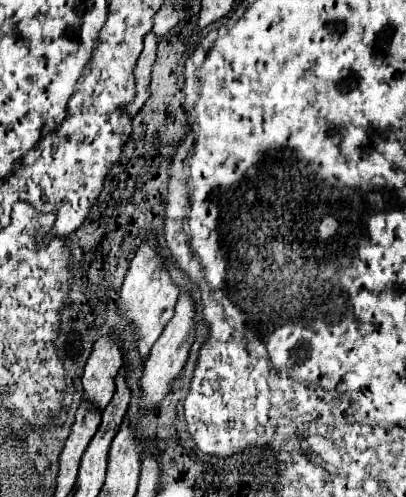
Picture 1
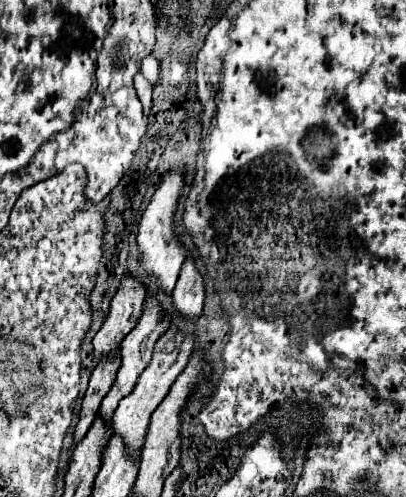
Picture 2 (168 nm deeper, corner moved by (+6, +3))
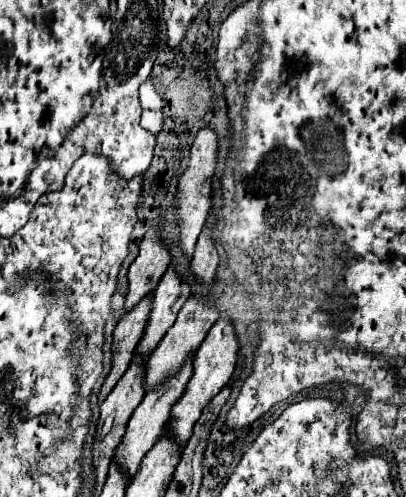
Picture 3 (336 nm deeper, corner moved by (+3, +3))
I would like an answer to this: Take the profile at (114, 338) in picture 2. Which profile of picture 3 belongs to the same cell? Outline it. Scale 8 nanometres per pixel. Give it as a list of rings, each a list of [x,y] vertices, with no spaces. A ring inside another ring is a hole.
[[[151,227],[139,243],[137,259],[129,267],[129,293],[125,301],[127,311],[133,309],[147,293],[159,285],[163,273],[169,267],[169,261],[171,253],[163,245],[159,229]]]

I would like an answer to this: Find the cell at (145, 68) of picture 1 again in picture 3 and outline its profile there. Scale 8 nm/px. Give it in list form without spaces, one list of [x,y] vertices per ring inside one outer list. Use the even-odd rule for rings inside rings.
[[[143,111],[141,117],[141,125],[151,131],[153,135],[157,135],[163,129],[163,113],[161,111]]]

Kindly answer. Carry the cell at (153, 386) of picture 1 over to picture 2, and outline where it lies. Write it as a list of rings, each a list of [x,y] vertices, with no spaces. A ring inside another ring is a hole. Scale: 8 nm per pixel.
[[[188,257],[182,265],[178,283],[172,291],[172,299],[174,299],[174,309],[194,321],[198,319],[198,315],[202,315],[202,305],[204,305],[204,281],[198,273],[198,269],[194,267],[192,259]]]

